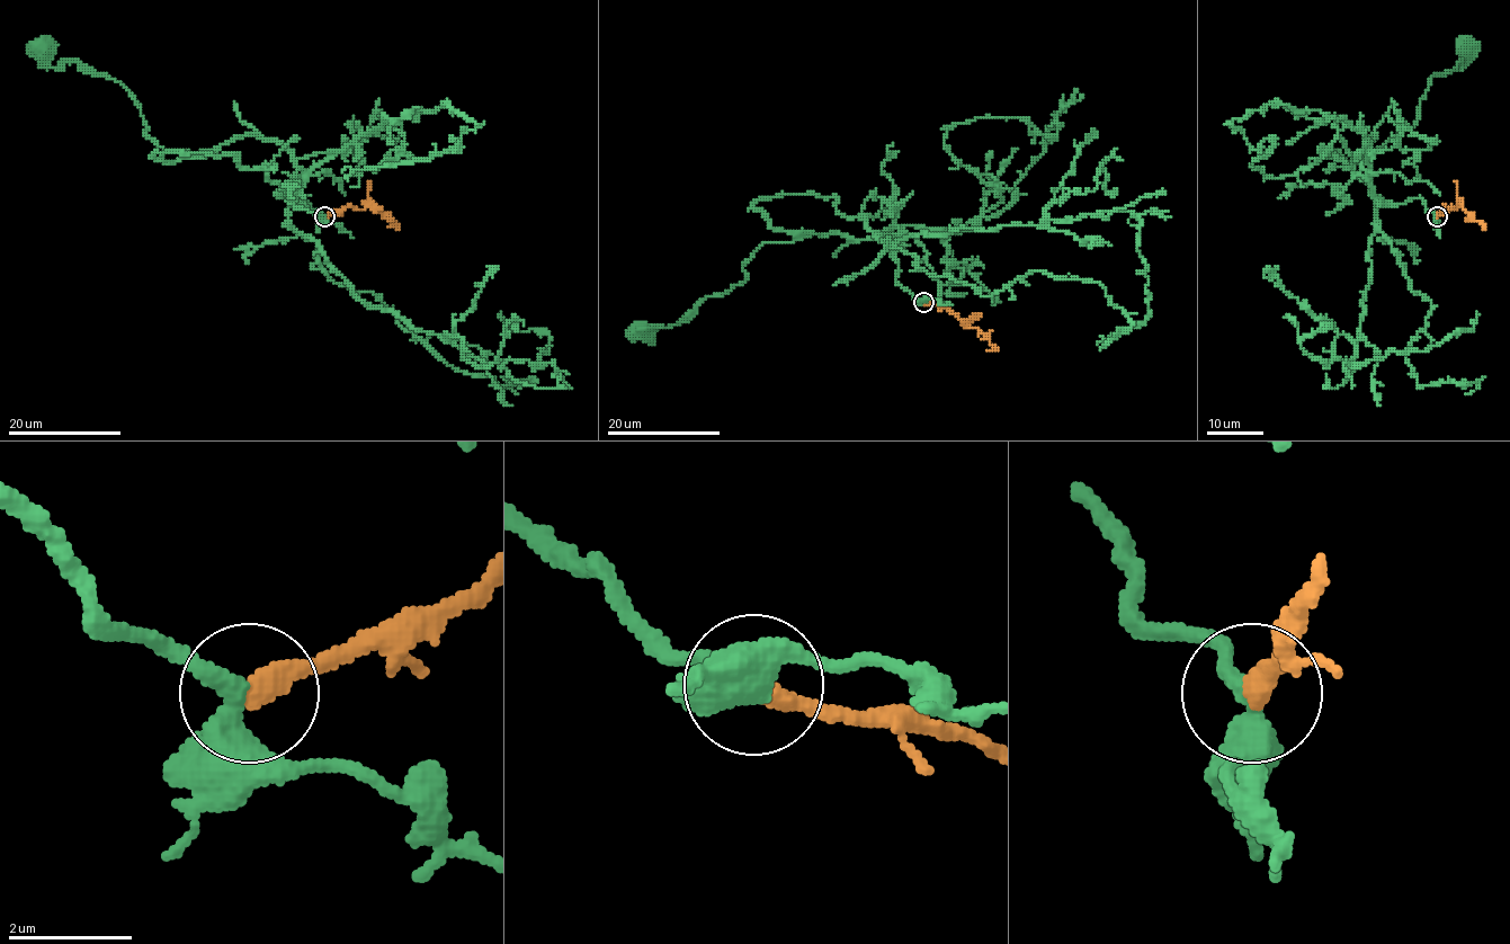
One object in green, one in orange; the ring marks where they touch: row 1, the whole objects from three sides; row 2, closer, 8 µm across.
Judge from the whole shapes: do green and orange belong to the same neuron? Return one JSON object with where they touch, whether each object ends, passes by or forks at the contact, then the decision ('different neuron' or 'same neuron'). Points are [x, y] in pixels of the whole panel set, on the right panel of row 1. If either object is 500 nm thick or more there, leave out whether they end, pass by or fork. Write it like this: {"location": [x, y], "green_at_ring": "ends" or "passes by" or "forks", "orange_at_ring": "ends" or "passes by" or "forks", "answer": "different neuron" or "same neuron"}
{"location": [1437, 216], "green_at_ring": "passes by", "orange_at_ring": "ends", "answer": "same neuron"}

